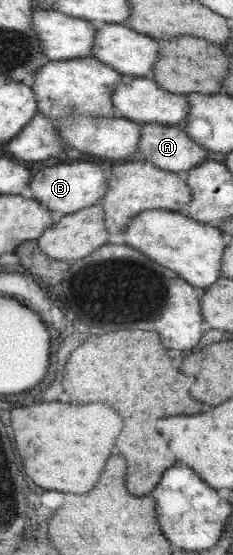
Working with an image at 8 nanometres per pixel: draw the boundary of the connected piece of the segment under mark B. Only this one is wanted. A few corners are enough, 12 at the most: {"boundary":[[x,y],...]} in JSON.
{"boundary":[[87,162],[45,167],[28,188],[66,215],[98,204],[107,179]]}

